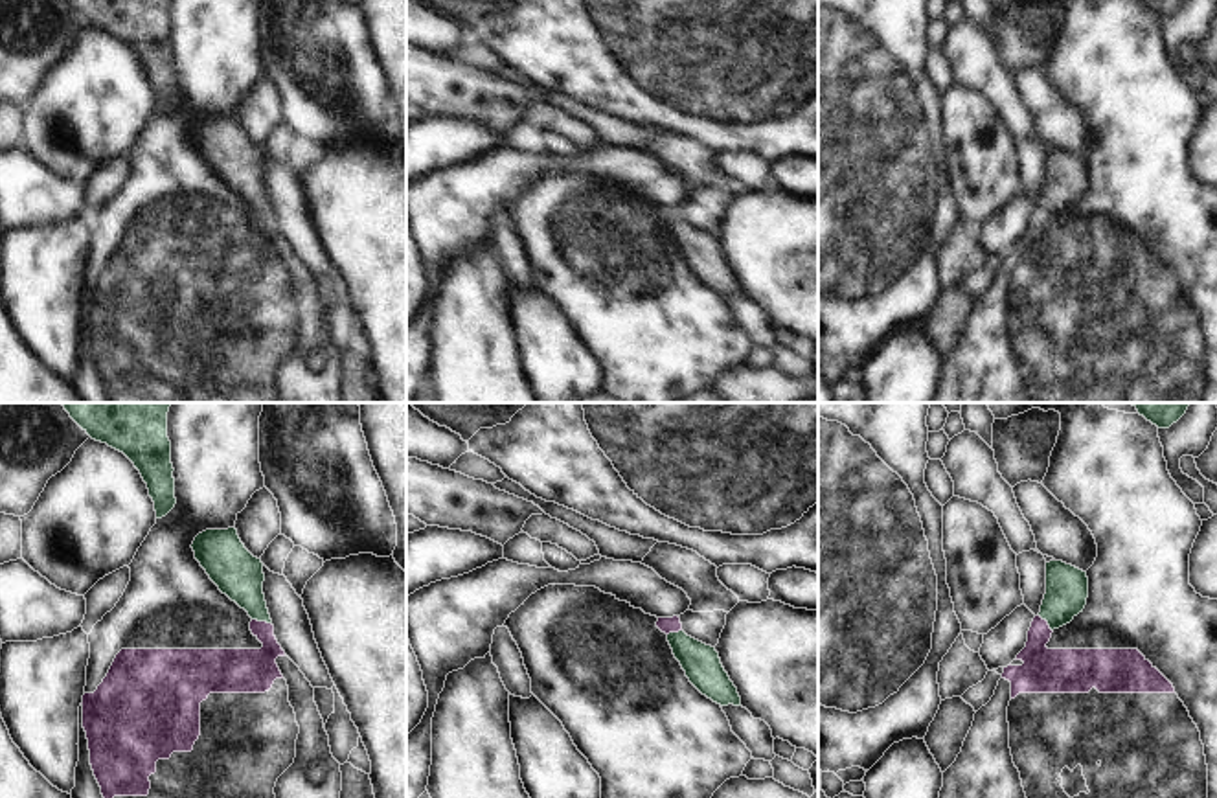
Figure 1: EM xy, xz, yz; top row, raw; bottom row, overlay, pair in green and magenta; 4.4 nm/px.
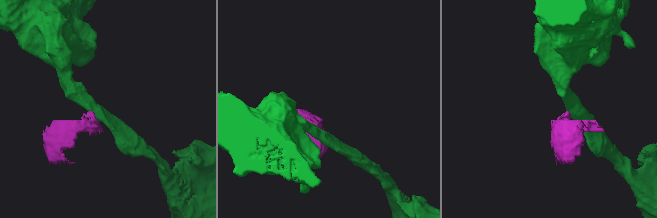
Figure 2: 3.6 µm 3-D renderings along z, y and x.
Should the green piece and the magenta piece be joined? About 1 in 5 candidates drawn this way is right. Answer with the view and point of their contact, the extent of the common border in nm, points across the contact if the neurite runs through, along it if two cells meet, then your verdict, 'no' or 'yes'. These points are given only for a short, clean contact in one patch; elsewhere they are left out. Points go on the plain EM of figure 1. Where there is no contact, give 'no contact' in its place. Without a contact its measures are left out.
contact xy (261, 208); length 90 nm; border xy (252, 206), (271, 212); no

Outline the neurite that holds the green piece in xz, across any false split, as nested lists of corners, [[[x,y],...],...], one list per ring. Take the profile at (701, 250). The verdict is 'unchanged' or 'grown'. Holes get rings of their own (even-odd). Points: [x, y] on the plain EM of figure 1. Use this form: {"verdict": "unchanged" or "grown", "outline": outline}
{"verdict": "unchanged", "outline": [[[684,219],[669,221],[667,230],[686,265],[702,283],[721,294],[741,294],[737,276],[724,259],[715,235],[688,224]]]}

